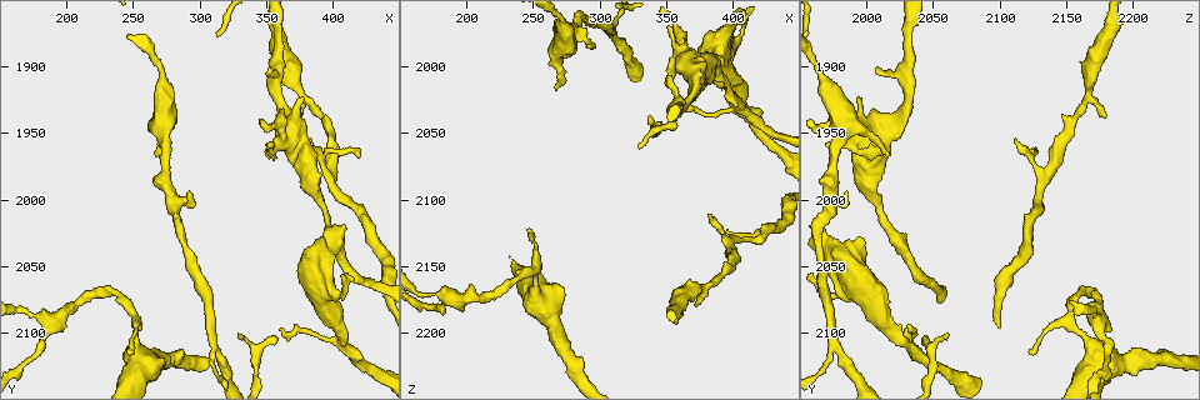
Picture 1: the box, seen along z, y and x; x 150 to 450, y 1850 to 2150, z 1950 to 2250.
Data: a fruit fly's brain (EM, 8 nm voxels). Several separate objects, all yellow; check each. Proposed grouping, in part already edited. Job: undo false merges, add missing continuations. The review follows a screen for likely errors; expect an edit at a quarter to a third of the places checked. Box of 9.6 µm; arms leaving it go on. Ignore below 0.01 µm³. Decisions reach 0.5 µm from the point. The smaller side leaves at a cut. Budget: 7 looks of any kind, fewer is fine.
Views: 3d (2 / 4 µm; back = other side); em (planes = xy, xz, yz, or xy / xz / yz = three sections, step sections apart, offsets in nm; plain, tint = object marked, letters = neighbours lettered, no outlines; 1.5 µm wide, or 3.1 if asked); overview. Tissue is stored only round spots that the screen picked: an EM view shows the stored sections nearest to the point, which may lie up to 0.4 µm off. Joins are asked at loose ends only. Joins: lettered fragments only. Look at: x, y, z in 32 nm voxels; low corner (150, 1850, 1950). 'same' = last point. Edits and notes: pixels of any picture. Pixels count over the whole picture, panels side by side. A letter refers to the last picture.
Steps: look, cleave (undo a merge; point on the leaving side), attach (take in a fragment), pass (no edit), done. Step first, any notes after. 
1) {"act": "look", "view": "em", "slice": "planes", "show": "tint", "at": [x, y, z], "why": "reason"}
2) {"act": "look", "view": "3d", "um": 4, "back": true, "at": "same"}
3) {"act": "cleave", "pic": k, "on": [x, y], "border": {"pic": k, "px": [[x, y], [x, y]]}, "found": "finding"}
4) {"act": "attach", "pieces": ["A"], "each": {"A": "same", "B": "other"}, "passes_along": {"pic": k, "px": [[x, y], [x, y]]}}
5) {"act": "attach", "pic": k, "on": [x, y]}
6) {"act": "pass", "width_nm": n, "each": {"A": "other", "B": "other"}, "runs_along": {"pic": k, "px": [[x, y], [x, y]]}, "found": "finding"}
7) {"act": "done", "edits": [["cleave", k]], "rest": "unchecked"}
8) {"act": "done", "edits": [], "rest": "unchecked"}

{"act": "look", "view": "em", "slice": "xz", "step": 4, "show": "tint", "at": [358, 1874, 2182], "why": "sudden change in width"}

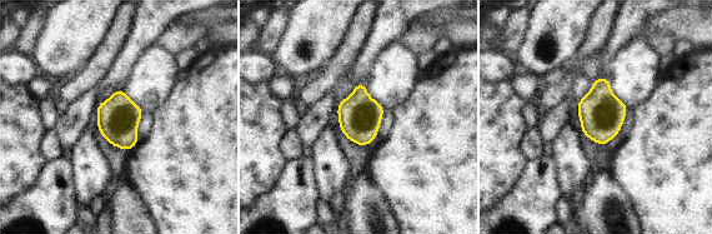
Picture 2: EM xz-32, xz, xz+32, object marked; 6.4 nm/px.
{"act": "look", "view": "em", "slice": "planes", "show": "letters", "at": "same", "why": "cut it another way"}

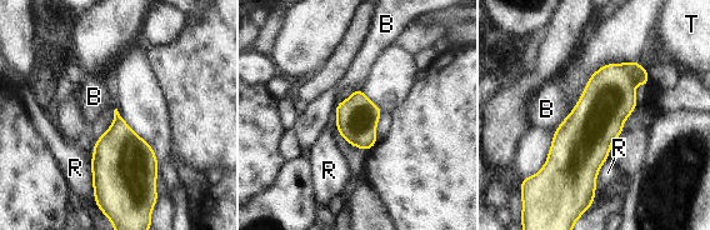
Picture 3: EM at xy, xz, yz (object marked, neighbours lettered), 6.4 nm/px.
{"act": "pass", "width_nm": 280, "each": {"B": "other", "R": "other", "T": "other"}, "found": "continuous, no second neuron"}

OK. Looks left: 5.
{"act": "look", "view": "em", "slice": "planes", "show": "letters", "at": [382, 1952, 2112], "why": "thin end"}

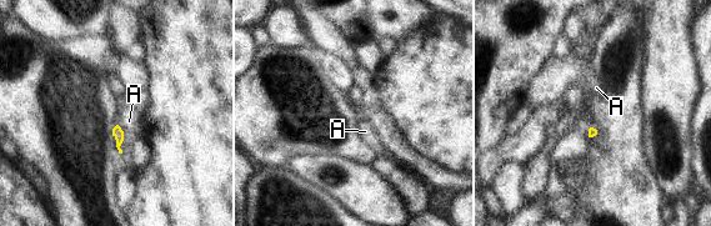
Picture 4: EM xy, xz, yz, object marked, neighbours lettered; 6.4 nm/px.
{"act": "pass", "each": {"A": "other"}, "border": {"pic": 4, "px": [[118, 124], [124, 131]]}, "found": "none of them fits"}

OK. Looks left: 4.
{"act": "look", "view": "3d", "um": 4, "back": true, "at": [308, 2110, 1978], "why": "branch point"}

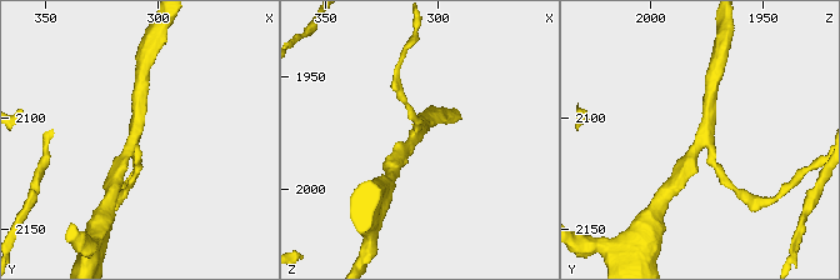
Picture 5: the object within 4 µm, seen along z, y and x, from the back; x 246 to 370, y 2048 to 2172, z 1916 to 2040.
{"act": "look", "view": "em", "slice": "xz", "step": 8, "show": "tint", "at": [309, 2109, 1977]}

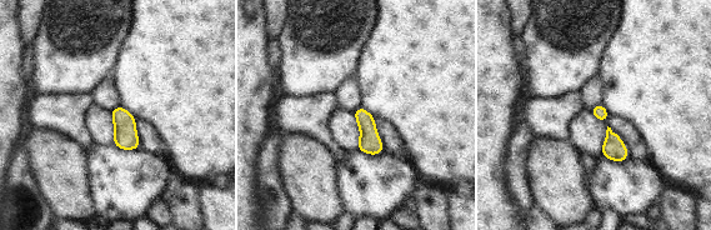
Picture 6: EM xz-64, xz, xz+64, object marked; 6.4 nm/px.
{"act": "look", "view": "em", "slice": "planes", "show": "letters", "at": "same", "why": "cut it another way"}

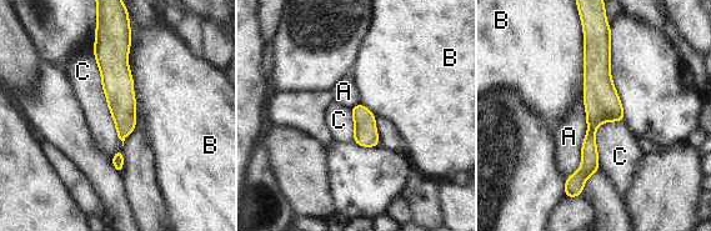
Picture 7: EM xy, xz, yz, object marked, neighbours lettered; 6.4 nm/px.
{"act": "pass", "each": {"A": "other", "B": "other", "C": "other"}, "arms": 3, "runs_along": {"pic": 7, "px": [[605, 40], [580, 182]]}, "found": "all the same neuron"}

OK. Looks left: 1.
{"act": "done", "edits": [], "rest": "unchecked"}

